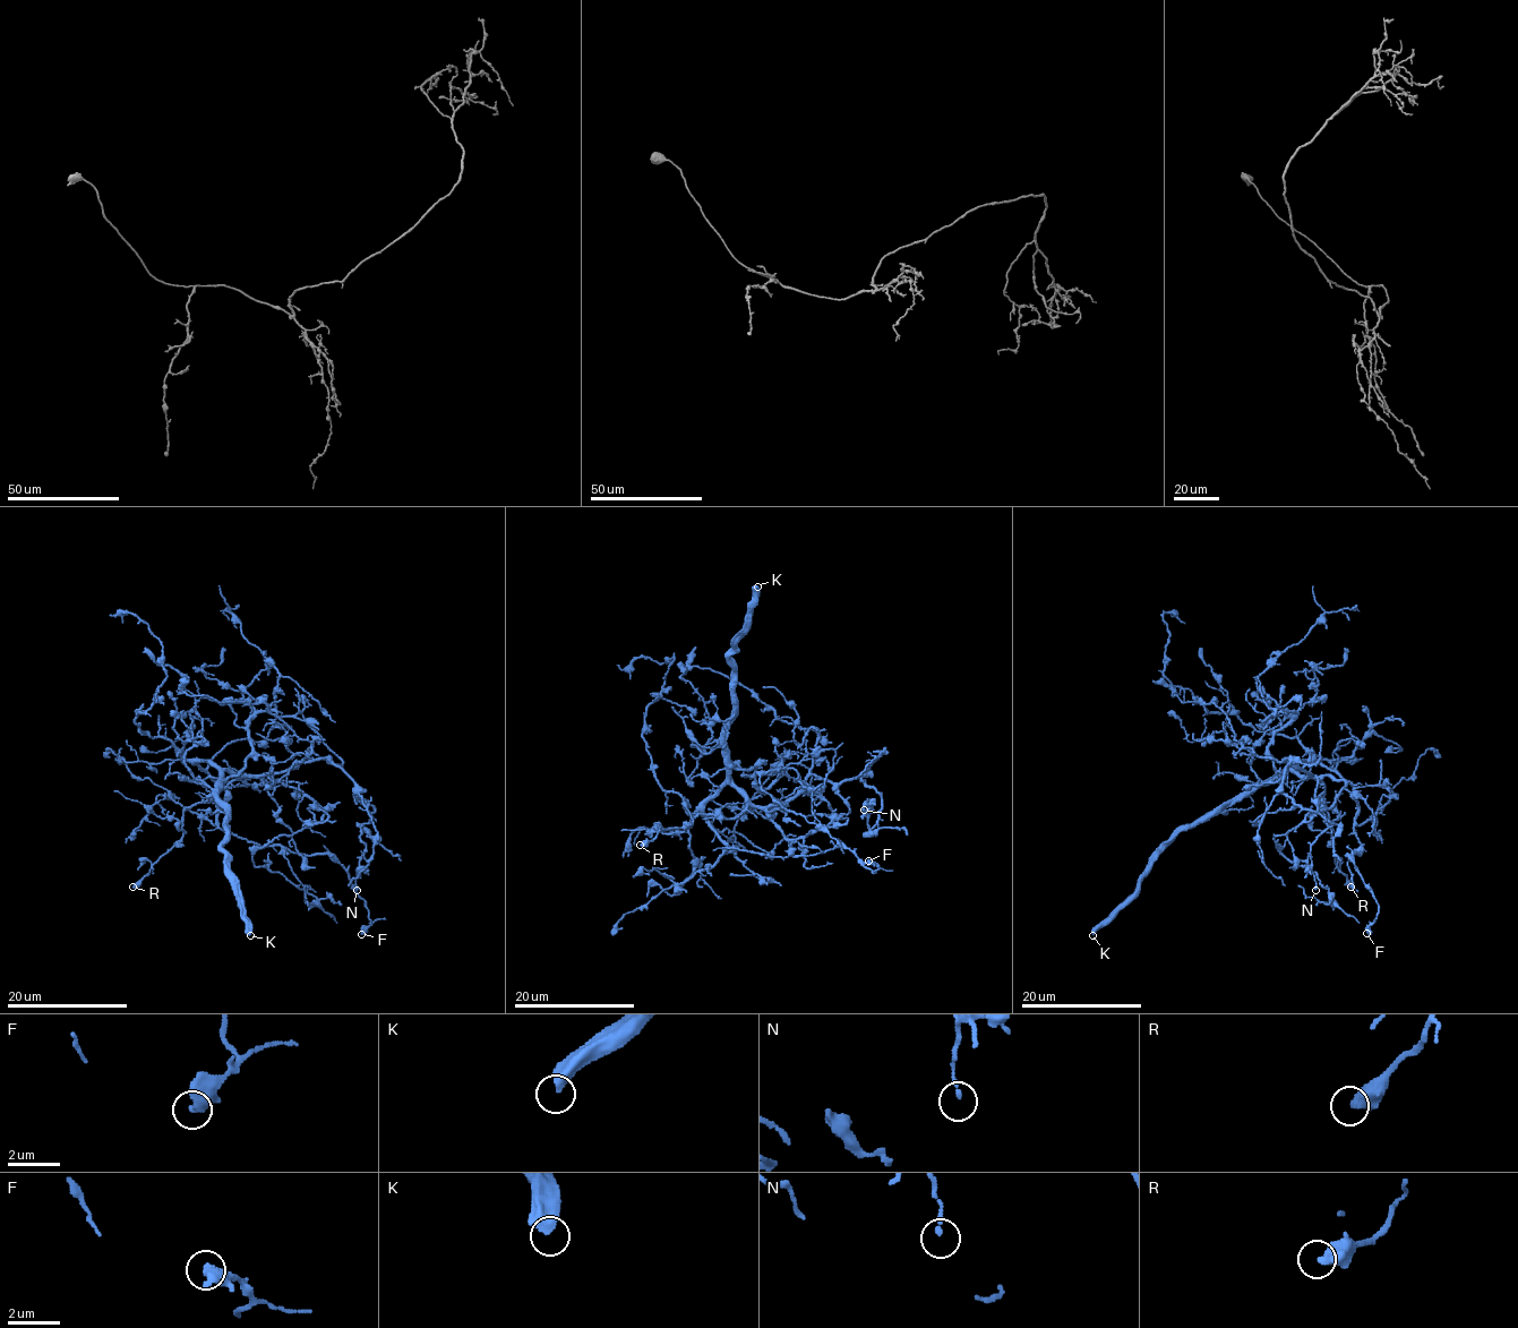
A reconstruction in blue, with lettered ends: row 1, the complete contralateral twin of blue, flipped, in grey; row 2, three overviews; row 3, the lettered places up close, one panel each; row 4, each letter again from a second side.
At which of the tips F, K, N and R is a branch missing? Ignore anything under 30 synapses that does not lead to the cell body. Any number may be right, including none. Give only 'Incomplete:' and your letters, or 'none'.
Incomplete: K

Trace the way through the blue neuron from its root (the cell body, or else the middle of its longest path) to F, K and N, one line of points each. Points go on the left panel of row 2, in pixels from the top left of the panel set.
F: (234, 776), (197, 762), (225, 793), (219, 825), (263, 847), (331, 856), (366, 904), (371, 923), (361, 934)
K: (234, 776), (225, 770), (219, 781), (219, 798), (225, 811), (223, 853), (225, 875), (238, 894), (250, 935)
N: (234, 776), (334, 762), (375, 808), (361, 827), (357, 890)

